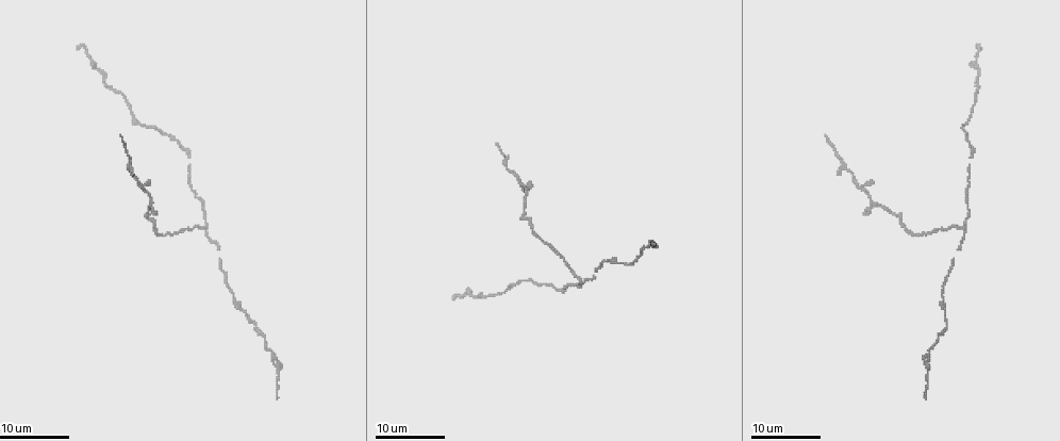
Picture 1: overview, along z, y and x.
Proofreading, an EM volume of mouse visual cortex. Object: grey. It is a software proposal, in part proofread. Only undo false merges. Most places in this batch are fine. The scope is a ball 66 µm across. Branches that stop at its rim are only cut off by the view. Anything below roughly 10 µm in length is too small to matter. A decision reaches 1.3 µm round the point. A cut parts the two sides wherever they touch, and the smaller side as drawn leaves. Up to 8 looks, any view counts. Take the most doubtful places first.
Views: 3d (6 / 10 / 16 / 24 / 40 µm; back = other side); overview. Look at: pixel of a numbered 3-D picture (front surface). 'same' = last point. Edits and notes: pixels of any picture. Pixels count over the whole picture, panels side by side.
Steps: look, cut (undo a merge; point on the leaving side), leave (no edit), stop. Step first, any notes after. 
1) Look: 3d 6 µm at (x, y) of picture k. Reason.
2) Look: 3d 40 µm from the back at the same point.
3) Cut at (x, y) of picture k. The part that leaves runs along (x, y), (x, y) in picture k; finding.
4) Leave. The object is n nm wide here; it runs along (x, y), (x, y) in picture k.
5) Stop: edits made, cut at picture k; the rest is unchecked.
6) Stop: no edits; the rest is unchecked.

Look: 3d 16 µm at (203, 228) of picture 1.

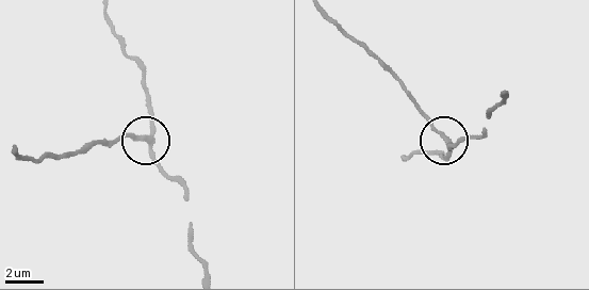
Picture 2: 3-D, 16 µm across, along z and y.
Look: 3d 10 µm at (448, 141) of picture 2.

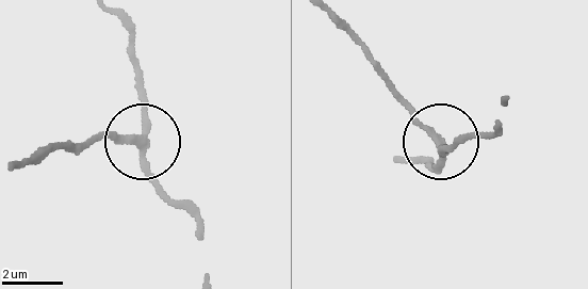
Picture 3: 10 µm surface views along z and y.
Cut at (115, 135) of picture 3. The part that leaves runs along (144, 145), (105, 138), (14, 160) in picture 3; a second neuron is stuck on.

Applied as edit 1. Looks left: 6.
Look: overview. See it whole again.

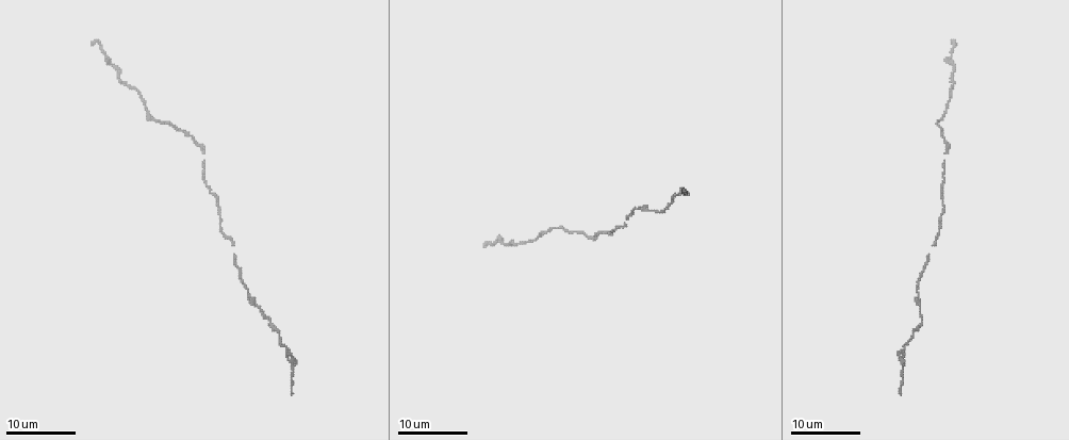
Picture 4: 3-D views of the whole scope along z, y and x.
Look: 3d 16 µm at (903, 346) of picture 4. Two arms at a narrow angle.

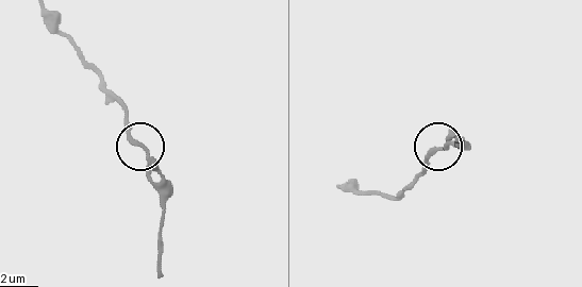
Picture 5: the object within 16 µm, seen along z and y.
Look: 3d 10 µm at (144, 150) of picture 5.

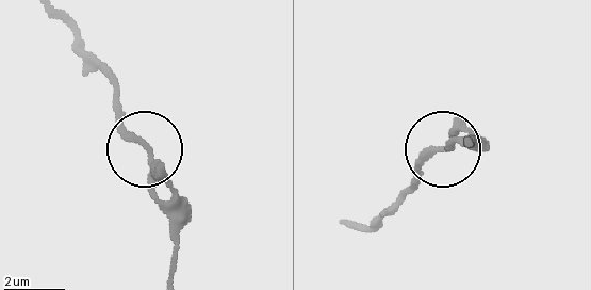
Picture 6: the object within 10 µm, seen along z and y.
Leave. It runs along (62, 19), (113, 81), (118, 119), (144, 149), (169, 239) in picture 6; continuous, no second neuron.

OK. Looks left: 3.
Look: 3d 16 µm at (916, 292) of picture 4. Thick turns thin.

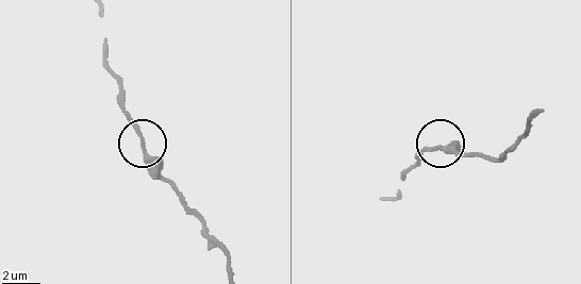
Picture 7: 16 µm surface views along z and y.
Look: 3d 10 µm at (145, 146) of picture 7. Zoom in.

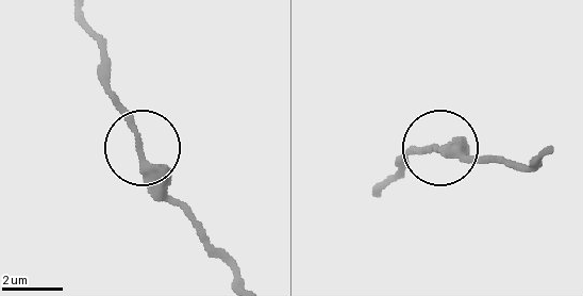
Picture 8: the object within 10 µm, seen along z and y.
Leave. It runs along (378, 195), (415, 151), (438, 146), (486, 159) in picture 8; all the same neuron.

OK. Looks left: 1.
Stop: edits made, cut at picture 3; the rest is unchecked.

